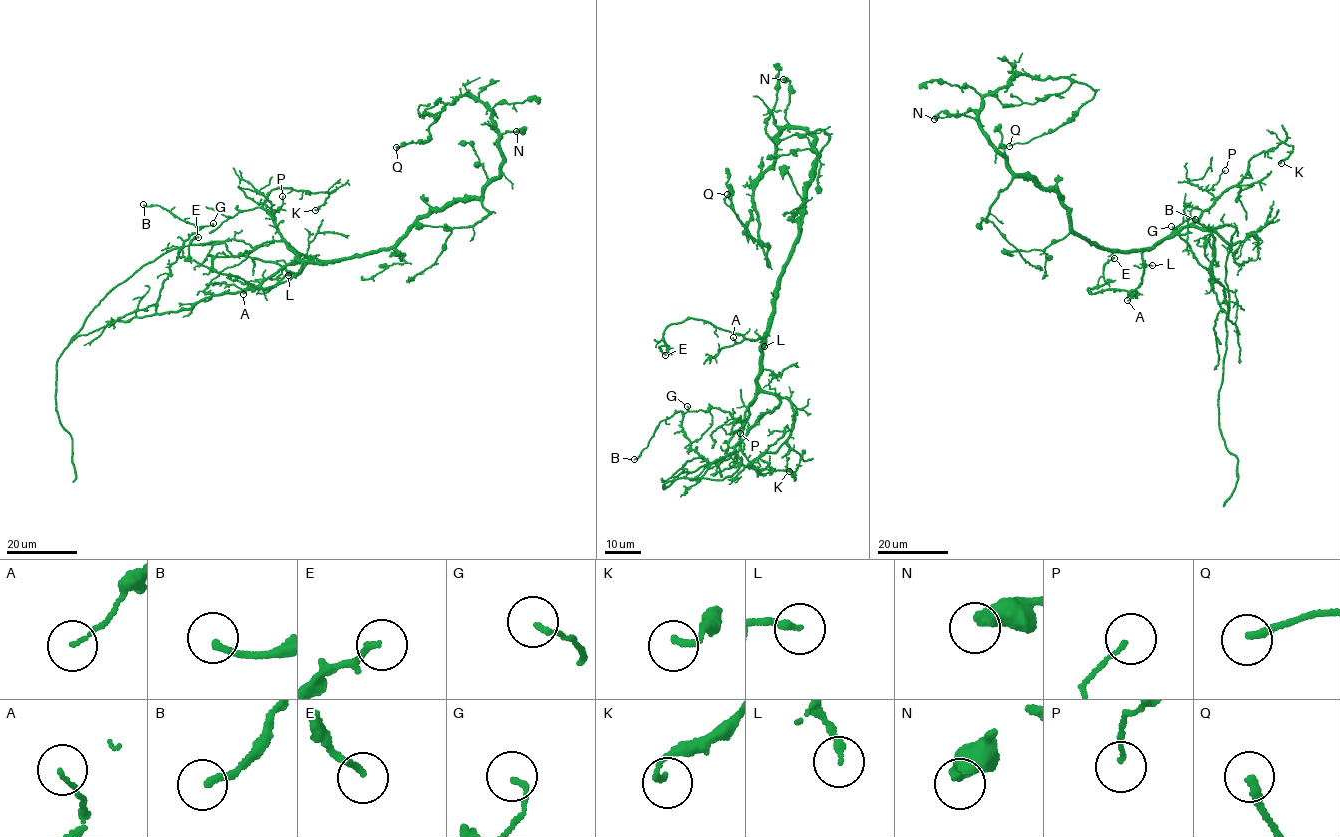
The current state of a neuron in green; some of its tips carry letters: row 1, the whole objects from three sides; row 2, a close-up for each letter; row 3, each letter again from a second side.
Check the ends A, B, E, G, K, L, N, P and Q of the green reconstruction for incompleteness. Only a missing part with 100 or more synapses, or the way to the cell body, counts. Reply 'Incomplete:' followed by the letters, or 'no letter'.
Incomplete: no letter

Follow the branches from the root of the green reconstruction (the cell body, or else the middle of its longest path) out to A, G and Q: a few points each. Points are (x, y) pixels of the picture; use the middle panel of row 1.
A: (775, 293), (775, 313), (765, 336), (743, 339), (739, 343), (733, 337)
G: (775, 293), (757, 380), (778, 406), (731, 452), (710, 463), (682, 431), (687, 406)
Q: (775, 293), (814, 175), (814, 139), (792, 126), (773, 137), (774, 162), (753, 191), (769, 266), (727, 194)

